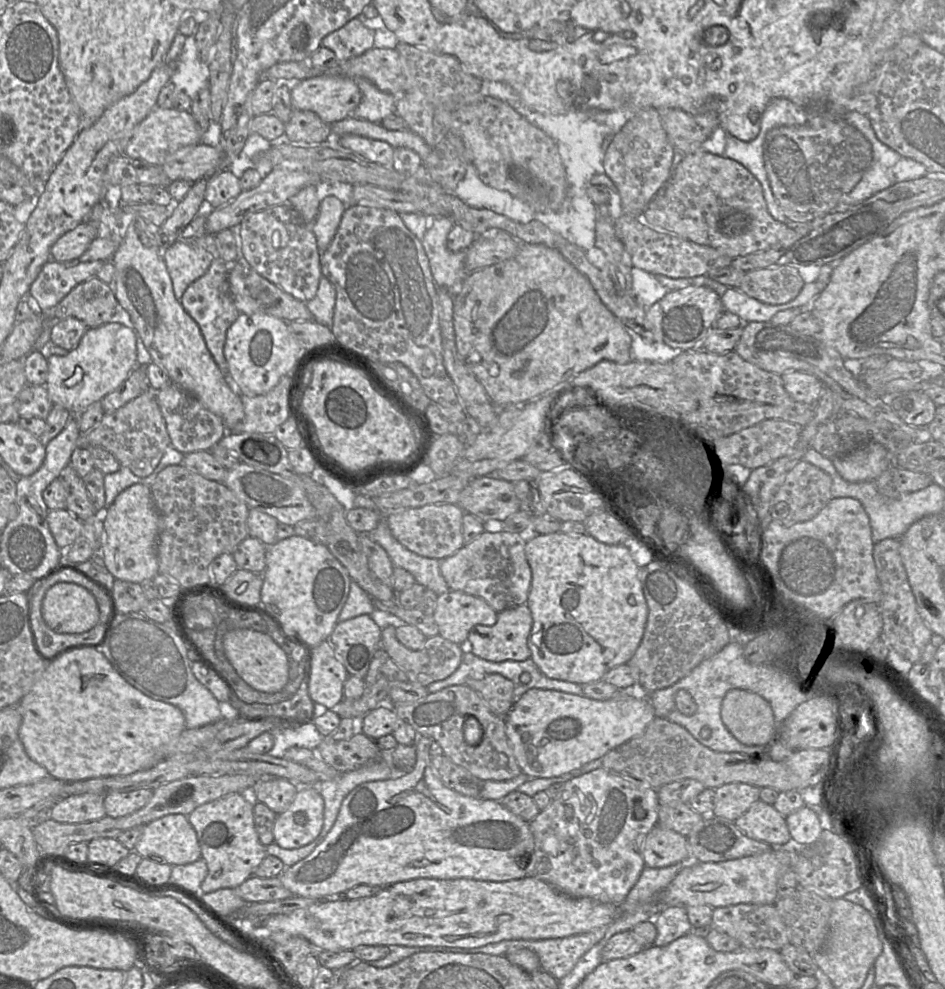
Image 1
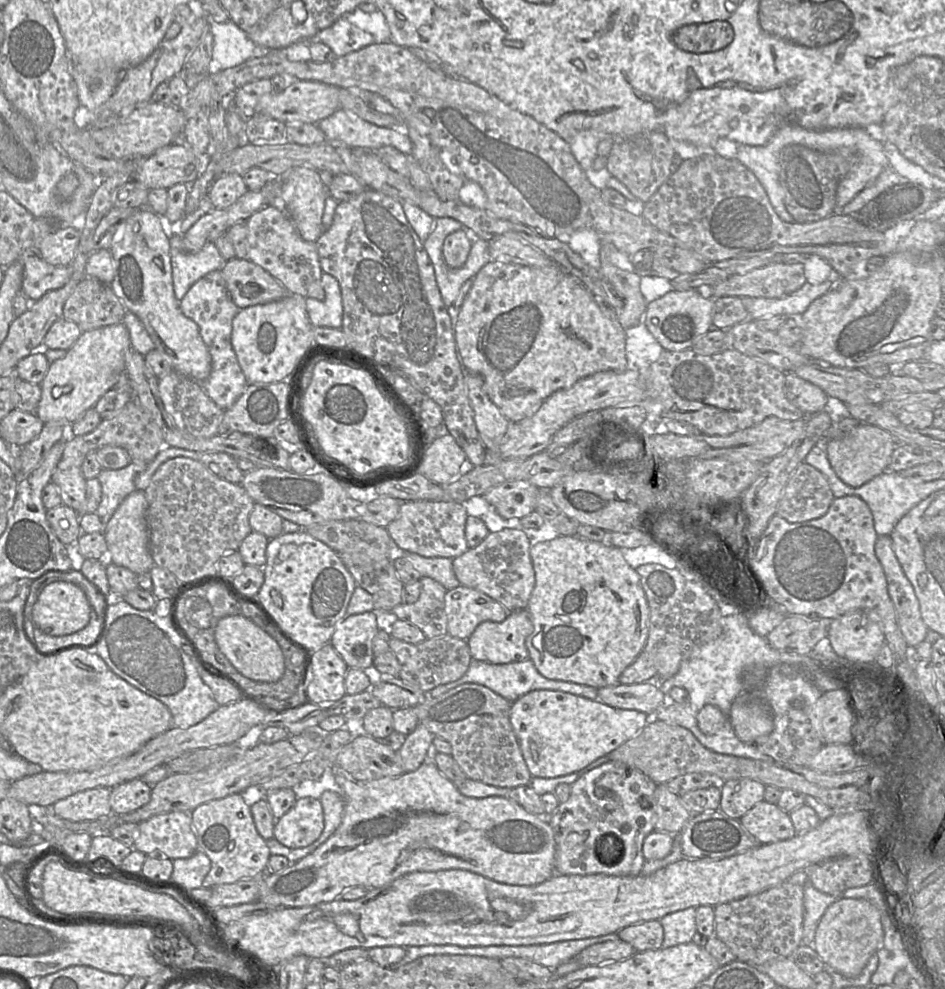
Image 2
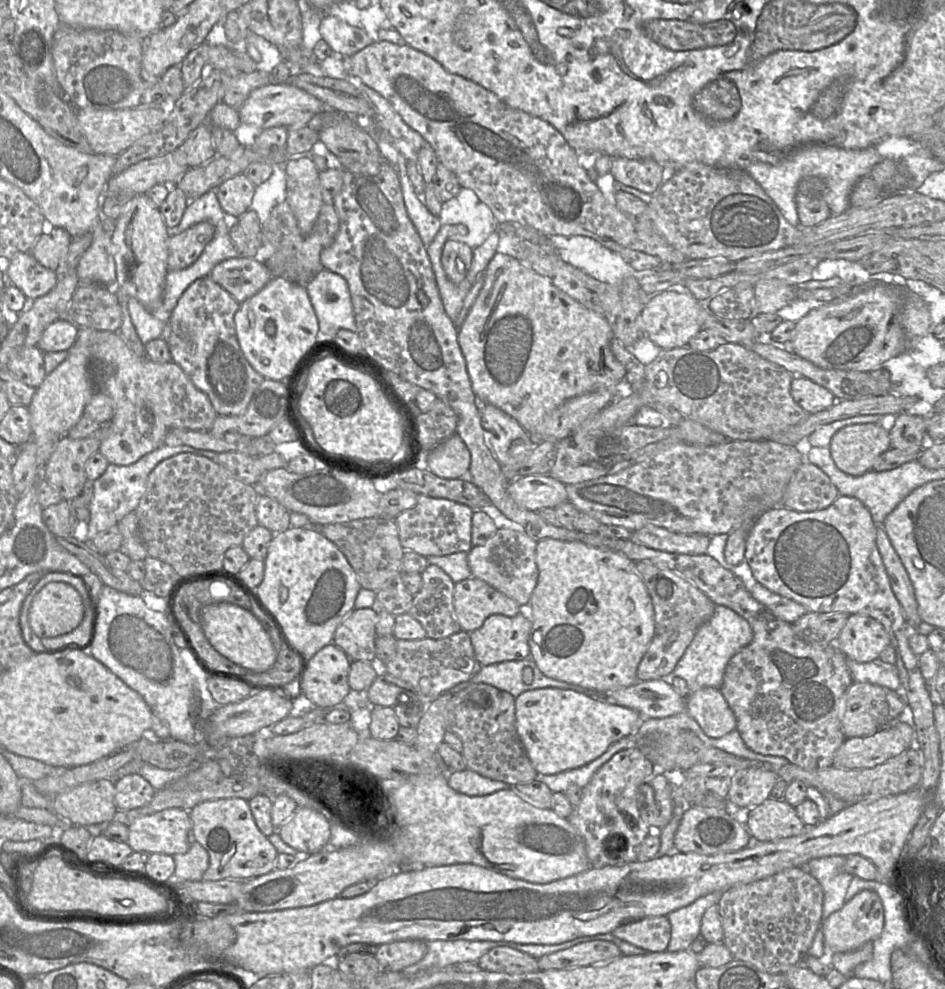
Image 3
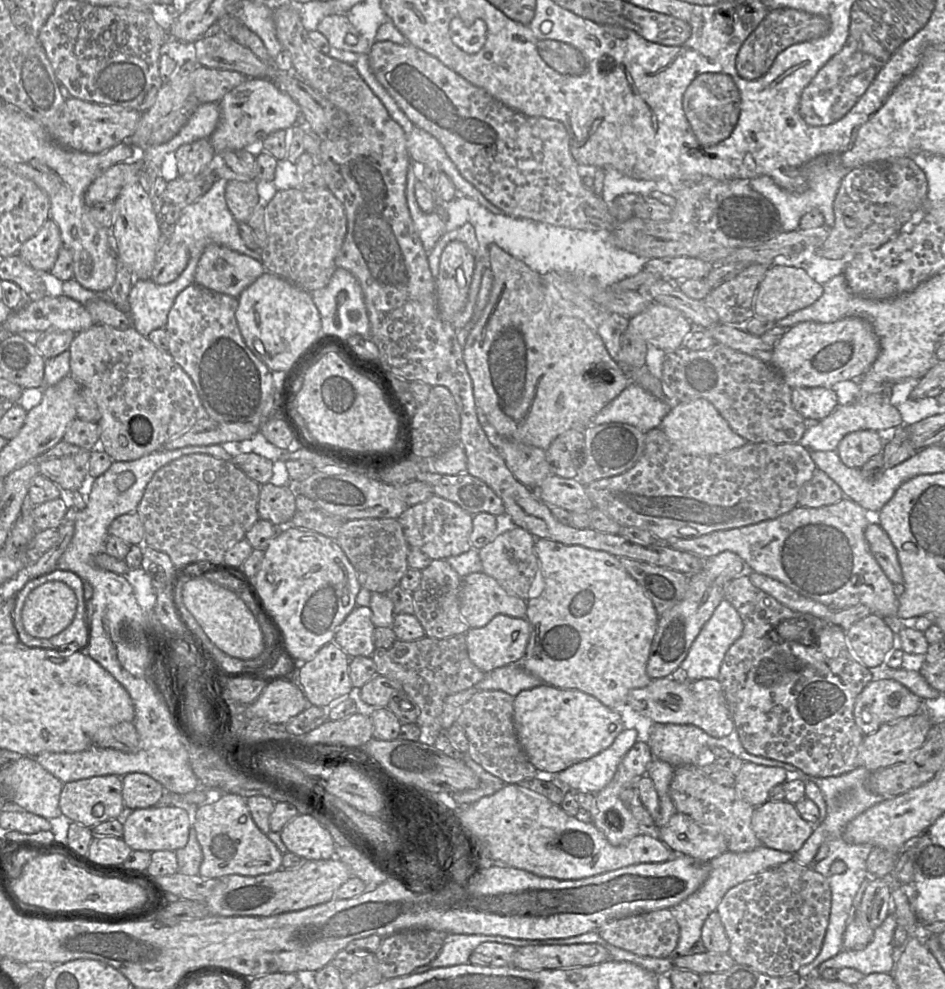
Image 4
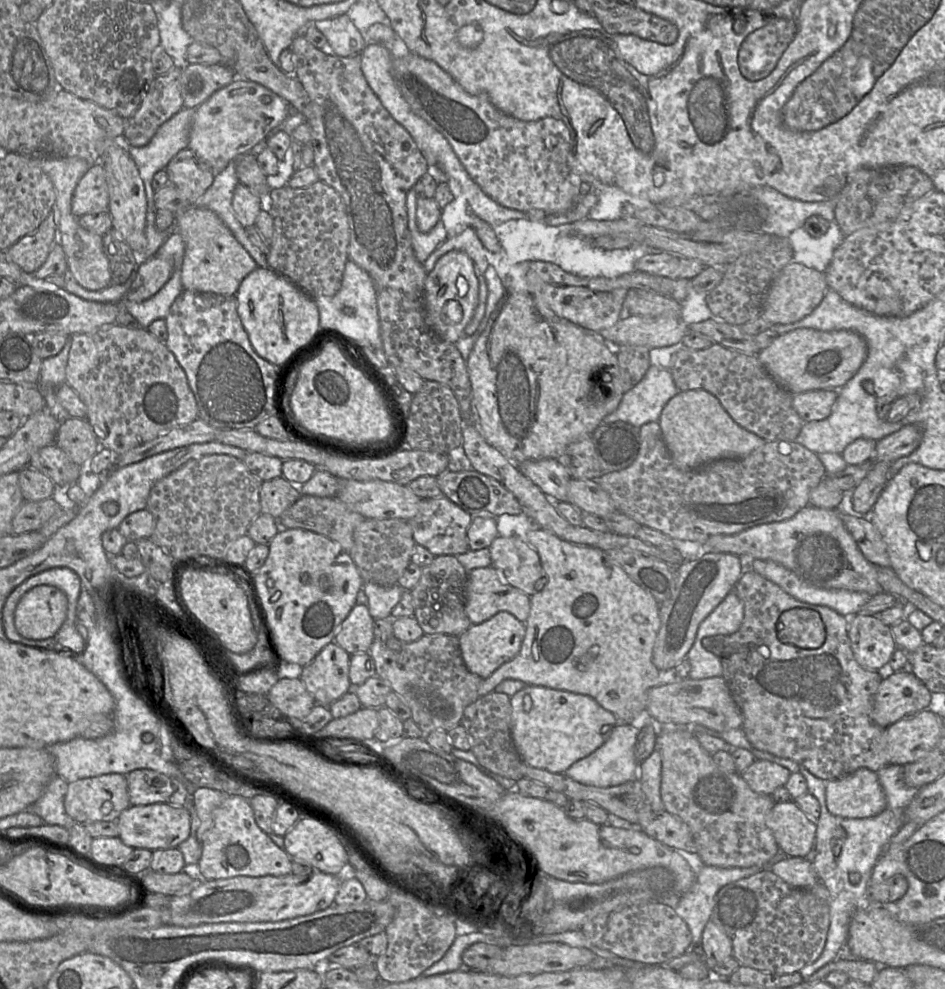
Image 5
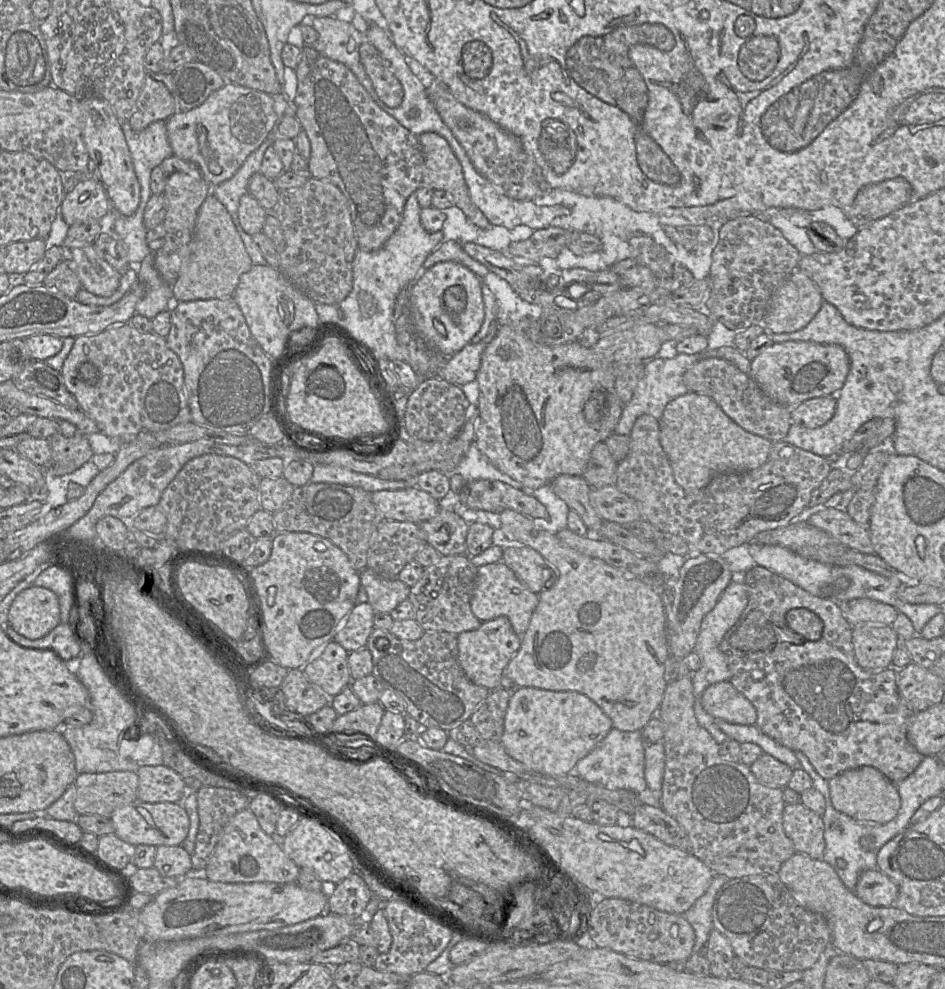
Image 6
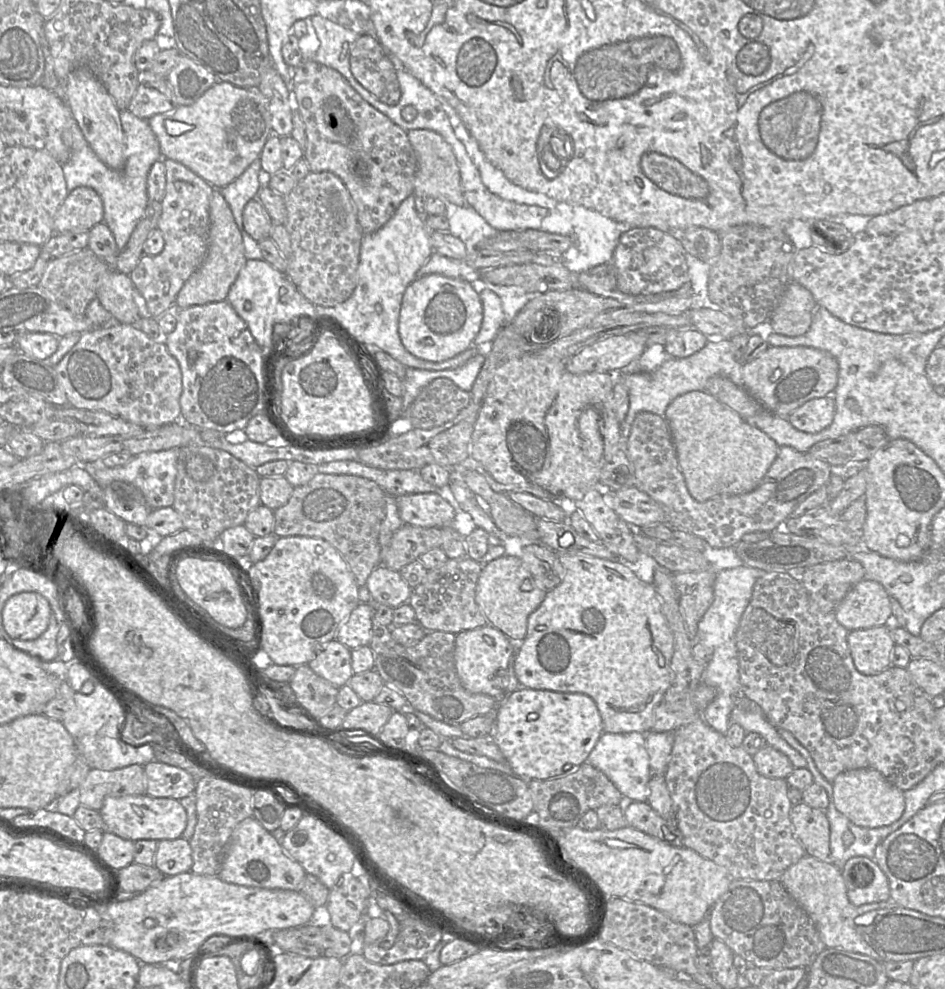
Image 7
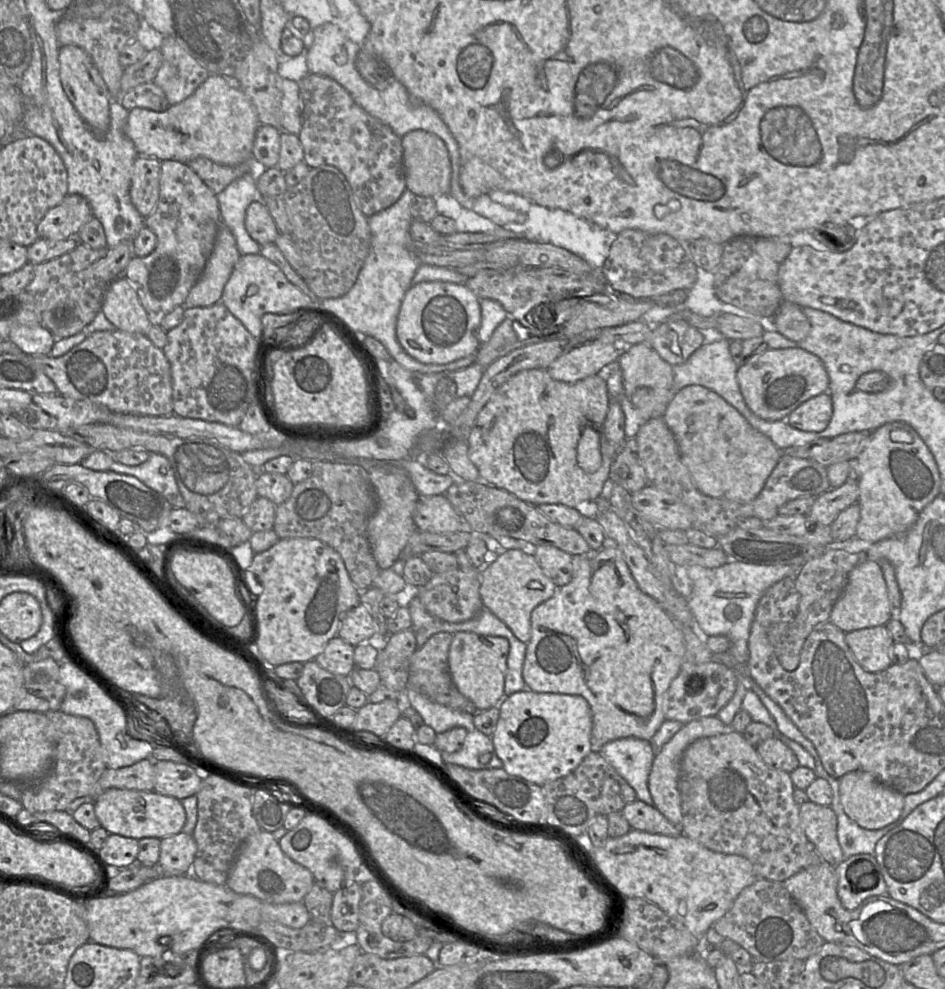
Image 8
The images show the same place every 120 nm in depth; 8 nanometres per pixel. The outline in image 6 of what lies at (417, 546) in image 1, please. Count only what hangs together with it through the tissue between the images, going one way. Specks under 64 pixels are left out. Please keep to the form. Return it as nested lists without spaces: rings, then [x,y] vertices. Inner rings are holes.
[[[441,508],[435,517],[419,525],[426,534],[427,543],[441,556],[466,554],[470,525],[457,513]]]

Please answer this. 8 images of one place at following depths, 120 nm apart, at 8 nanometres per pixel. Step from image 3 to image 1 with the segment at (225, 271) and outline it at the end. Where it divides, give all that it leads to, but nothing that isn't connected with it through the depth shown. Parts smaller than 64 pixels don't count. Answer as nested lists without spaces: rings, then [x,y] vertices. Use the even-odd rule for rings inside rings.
[[[242,261],[230,265],[229,284],[235,306],[240,313],[247,315],[268,314],[284,321],[308,321],[313,319],[305,303],[284,292]]]

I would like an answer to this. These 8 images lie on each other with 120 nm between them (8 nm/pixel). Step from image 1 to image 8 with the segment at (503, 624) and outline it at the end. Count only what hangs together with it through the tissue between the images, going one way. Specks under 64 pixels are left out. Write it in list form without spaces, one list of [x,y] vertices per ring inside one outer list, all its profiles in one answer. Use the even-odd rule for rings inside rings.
[[[464,631],[454,634],[448,653],[450,674],[459,692],[475,705],[477,711],[495,707],[504,694],[509,651],[509,641],[502,636]]]

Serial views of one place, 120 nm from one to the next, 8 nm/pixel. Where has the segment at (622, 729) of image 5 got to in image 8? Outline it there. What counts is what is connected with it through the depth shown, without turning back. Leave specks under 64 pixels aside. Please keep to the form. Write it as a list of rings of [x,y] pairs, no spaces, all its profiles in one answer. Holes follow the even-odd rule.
[[[621,738],[606,743],[600,753],[635,790],[638,800],[653,805],[648,778],[656,751],[650,741]]]

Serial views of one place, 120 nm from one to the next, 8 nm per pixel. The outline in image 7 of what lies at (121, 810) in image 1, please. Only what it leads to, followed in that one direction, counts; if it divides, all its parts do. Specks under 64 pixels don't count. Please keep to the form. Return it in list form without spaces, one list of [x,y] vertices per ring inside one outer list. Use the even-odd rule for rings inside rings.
[[[153,760],[144,765],[147,794],[181,800],[195,792],[196,780],[186,770]]]

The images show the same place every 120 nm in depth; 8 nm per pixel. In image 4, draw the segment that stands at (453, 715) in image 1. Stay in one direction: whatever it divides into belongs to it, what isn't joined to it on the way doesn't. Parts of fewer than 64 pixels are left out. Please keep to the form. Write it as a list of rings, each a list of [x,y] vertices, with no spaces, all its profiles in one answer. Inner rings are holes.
[[[502,690],[478,691],[464,705],[456,721],[468,738],[468,754],[471,758],[508,784],[535,778],[541,772],[530,762],[518,740],[514,723],[514,699]]]

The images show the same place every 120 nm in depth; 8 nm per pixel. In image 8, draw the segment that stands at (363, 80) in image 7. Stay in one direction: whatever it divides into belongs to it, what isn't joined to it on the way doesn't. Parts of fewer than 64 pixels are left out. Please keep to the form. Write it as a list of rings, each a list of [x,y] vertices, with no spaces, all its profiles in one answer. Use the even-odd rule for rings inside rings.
[[[367,40],[360,45],[355,66],[360,76],[372,87],[383,90],[391,82],[391,71],[387,64],[373,51]]]

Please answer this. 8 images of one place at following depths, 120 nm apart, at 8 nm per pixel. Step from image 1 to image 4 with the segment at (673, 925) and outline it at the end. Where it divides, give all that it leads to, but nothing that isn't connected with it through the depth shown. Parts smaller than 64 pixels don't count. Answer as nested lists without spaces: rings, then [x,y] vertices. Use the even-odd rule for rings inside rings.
[[[761,845],[748,852],[733,853],[726,851],[711,859],[708,862],[710,872],[706,881],[693,894],[671,908],[671,912],[679,925],[680,935],[677,947],[670,957],[674,959],[691,954],[690,951],[694,944],[701,939],[701,930],[705,920],[713,911],[716,911],[721,899],[731,888],[763,871],[793,860],[793,854]]]

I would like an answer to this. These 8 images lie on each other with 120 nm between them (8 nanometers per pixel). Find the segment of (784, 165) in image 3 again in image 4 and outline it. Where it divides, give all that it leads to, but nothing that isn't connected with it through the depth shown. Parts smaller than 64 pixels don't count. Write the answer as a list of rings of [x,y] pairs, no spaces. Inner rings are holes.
[[[817,157],[797,170],[804,173],[807,179],[807,189],[803,193],[792,193],[778,186],[769,176],[758,176],[747,180],[752,189],[767,198],[776,208],[782,231],[790,232],[799,228],[801,217],[811,211],[818,209],[824,216],[824,226],[831,228],[835,222],[834,200],[840,188],[843,178],[849,170],[833,159]]]

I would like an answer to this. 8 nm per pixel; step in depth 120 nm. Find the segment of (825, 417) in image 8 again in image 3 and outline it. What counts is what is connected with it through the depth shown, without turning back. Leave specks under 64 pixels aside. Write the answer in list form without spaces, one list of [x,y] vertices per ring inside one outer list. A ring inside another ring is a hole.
[[[793,376],[791,395],[808,414],[828,409],[837,402],[831,391],[803,376]]]

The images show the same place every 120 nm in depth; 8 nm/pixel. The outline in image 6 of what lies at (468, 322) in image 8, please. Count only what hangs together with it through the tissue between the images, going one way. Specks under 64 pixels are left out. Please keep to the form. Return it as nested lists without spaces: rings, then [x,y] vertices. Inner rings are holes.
[[[446,261],[422,270],[411,291],[411,311],[434,351],[450,357],[472,342],[484,320],[481,279],[464,265]]]

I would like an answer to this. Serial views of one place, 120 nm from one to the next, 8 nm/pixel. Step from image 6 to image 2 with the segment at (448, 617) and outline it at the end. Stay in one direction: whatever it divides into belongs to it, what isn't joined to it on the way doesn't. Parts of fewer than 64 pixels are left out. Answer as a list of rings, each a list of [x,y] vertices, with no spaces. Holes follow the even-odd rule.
[[[422,577],[421,594],[412,604],[401,603],[391,612],[400,620],[417,626],[426,638],[435,638],[448,634],[445,614],[446,589],[429,577]]]

